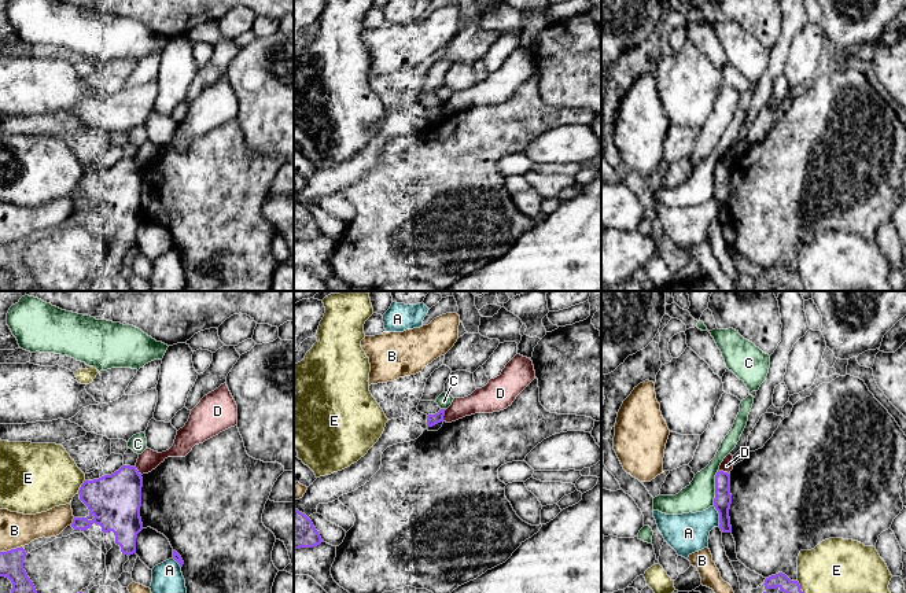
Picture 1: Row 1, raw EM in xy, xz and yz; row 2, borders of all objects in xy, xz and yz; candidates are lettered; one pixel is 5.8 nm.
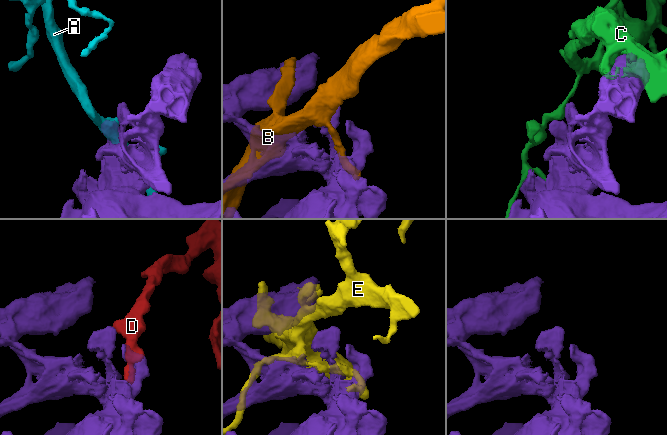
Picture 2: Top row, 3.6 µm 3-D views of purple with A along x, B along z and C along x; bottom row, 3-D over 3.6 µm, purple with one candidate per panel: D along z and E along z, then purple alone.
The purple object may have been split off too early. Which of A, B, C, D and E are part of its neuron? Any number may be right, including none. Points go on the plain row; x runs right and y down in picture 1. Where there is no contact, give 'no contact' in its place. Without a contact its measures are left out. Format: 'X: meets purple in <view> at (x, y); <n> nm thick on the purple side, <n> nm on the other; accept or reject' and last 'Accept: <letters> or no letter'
A: meets purple in yz at (719, 207); 100 nm thick on the purple side, 240 nm on the other; reject
B: meets purple in xy at (11, 242); 140 nm thick on the purple side, 200 nm on the other; reject
C: meets purple in yz at (715, 179); 100 nm thick on the purple side, 180 nm on the other; reject
D: meets purple in xz at (444, 107); 60 nm thick on the purple side, 150 nm on the other; reject
E: meets purple in xy at (81, 179); 300 nm thick on the purple side, 400 nm on the other; reject
Accept: no letter

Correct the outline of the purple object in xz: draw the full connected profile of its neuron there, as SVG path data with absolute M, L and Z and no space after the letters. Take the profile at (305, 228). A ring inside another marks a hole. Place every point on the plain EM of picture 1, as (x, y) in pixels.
M294 200L294 243L313 240L324 235L312 213Z

